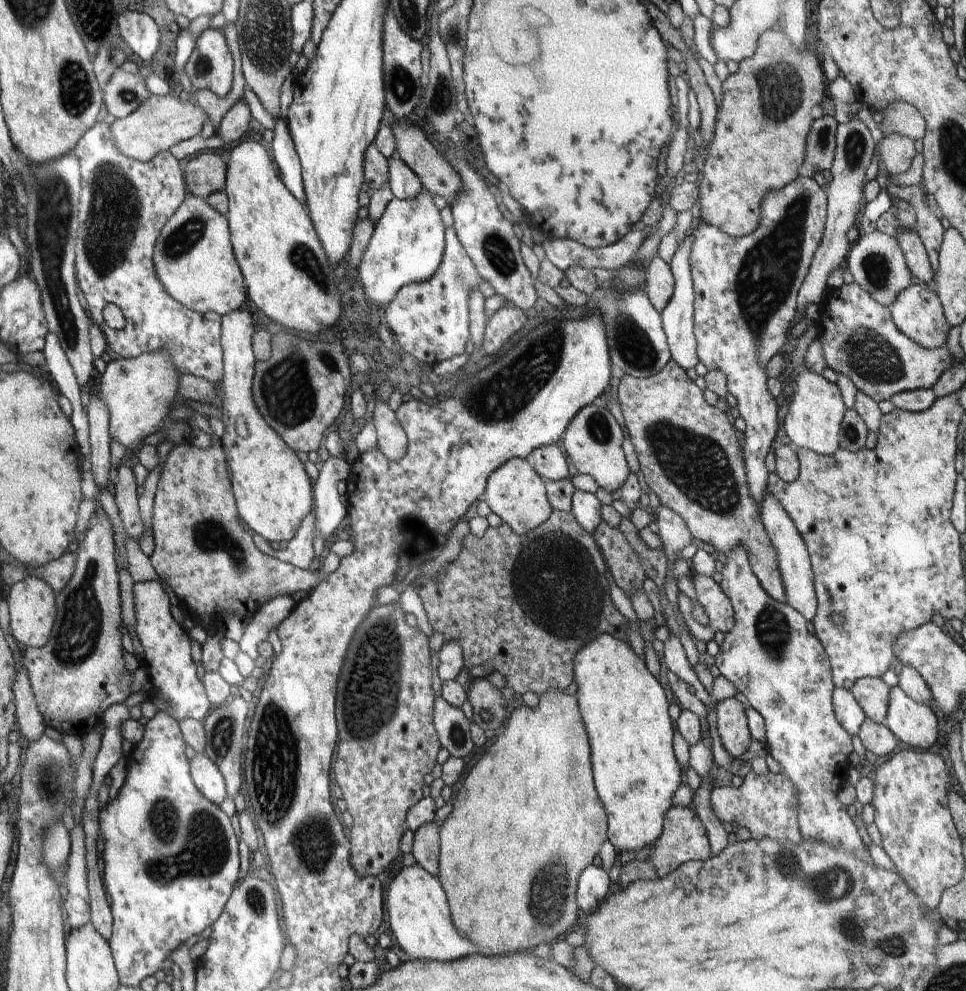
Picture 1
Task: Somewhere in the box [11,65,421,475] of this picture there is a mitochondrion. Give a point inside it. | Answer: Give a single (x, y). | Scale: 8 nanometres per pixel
(54, 195)

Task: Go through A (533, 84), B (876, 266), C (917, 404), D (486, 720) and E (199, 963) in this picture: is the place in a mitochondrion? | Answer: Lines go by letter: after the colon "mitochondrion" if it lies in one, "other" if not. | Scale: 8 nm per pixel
A: other
B: mitochondrion
C: other
D: mitochondrion
E: other

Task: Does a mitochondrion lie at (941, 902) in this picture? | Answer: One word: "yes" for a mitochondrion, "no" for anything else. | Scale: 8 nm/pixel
no

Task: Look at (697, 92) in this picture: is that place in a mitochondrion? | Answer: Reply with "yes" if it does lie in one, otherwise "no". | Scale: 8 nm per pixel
no

